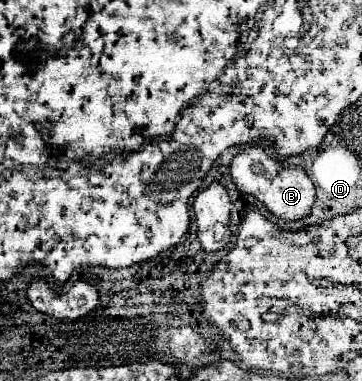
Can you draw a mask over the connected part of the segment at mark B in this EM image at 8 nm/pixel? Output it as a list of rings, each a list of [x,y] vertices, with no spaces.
[[[242,145],[230,163],[230,175],[242,193],[254,195],[258,201],[262,201],[268,207],[270,213],[288,221],[296,221],[308,215],[316,199],[312,179],[302,167],[286,165],[270,157],[268,151],[260,145]]]

